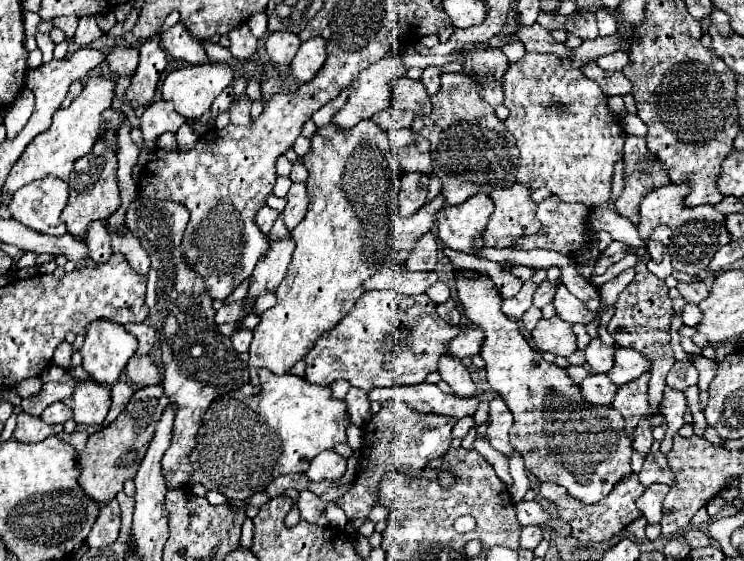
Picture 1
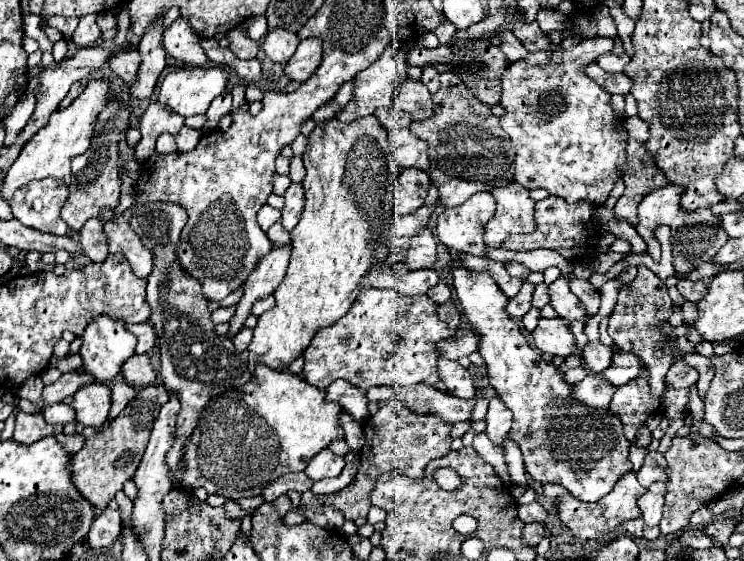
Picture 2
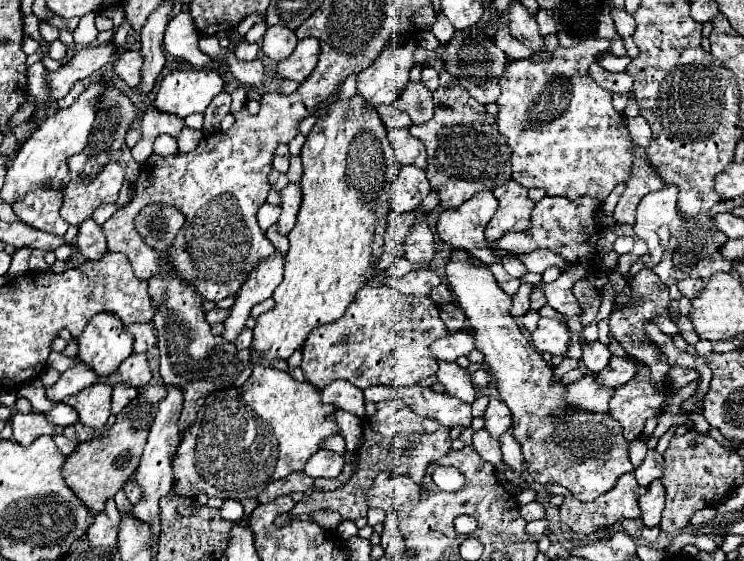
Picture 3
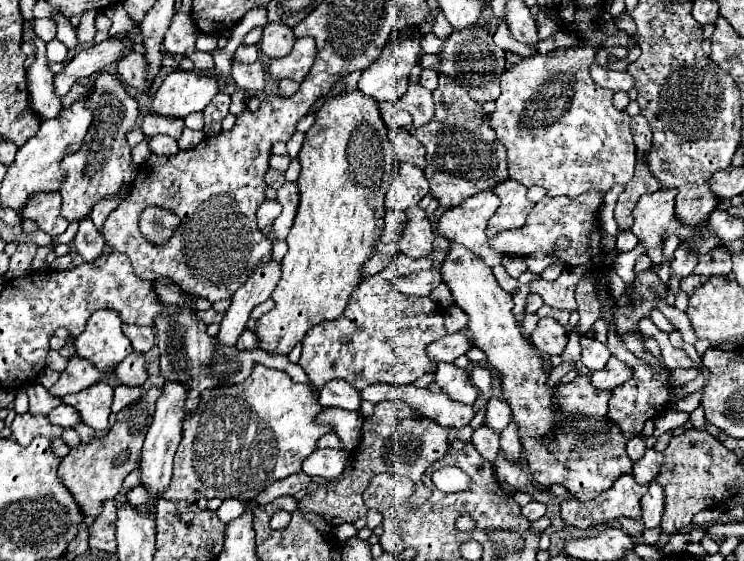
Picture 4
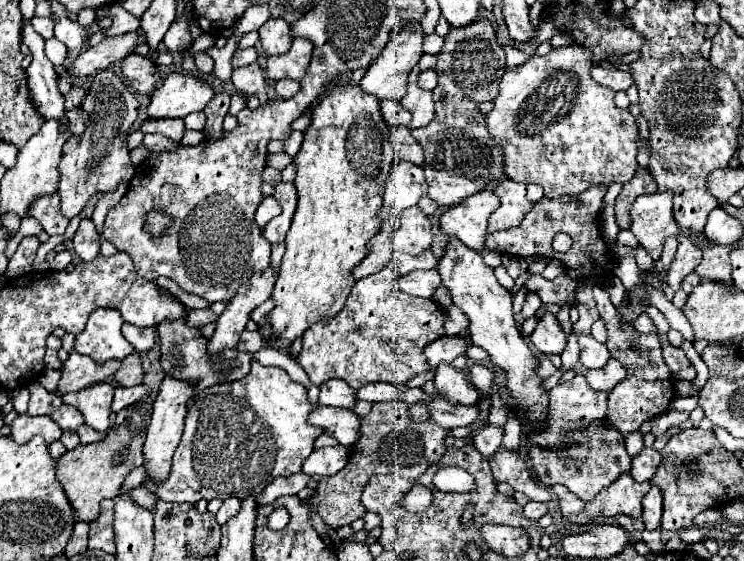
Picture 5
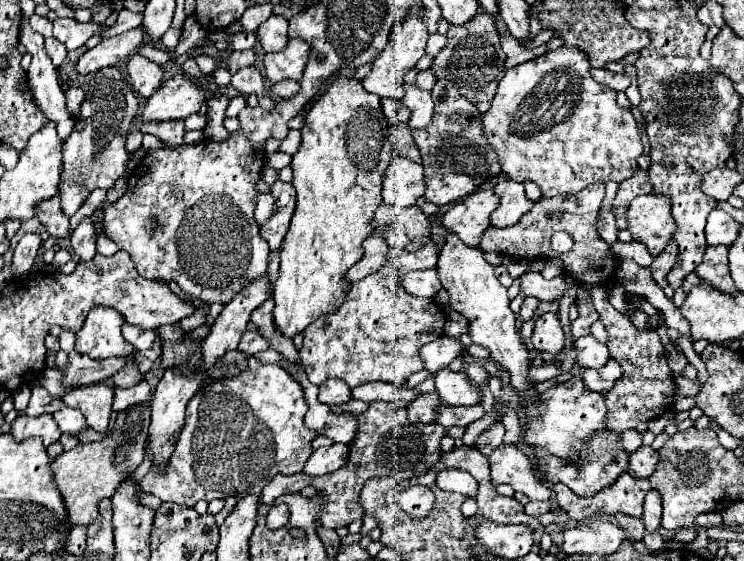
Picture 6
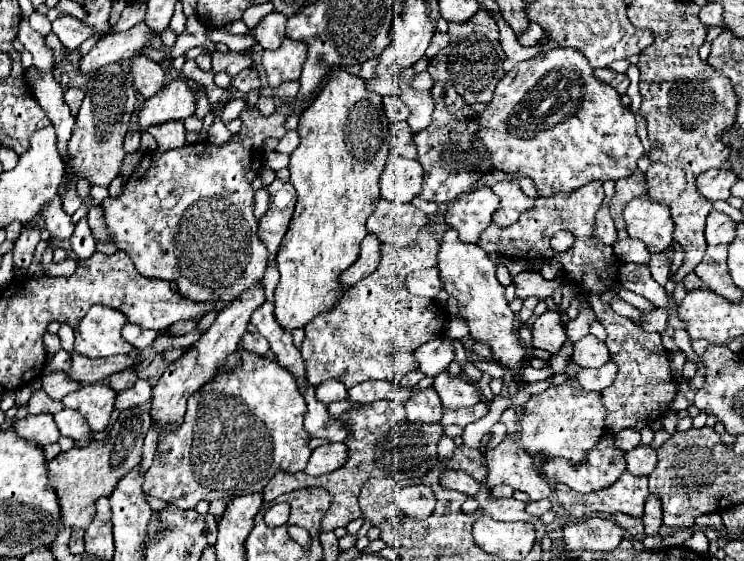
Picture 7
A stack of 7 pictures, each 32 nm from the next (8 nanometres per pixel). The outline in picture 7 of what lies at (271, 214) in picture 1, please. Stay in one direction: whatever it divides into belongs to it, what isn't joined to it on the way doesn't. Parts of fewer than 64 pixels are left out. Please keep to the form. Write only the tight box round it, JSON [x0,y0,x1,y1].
[254,190,270,220]

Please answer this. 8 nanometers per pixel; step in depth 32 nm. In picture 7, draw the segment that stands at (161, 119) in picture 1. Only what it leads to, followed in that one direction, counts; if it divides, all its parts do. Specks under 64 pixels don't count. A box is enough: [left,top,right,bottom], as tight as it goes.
[148,122,186,150]

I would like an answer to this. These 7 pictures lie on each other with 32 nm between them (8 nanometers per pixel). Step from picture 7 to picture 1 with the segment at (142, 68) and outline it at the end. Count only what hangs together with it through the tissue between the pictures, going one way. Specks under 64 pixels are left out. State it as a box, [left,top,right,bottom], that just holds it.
[106,46,138,76]

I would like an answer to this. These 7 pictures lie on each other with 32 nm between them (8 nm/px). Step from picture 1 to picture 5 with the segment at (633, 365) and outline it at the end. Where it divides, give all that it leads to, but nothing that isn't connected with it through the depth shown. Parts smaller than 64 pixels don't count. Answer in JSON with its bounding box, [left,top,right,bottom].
[586,358,628,392]

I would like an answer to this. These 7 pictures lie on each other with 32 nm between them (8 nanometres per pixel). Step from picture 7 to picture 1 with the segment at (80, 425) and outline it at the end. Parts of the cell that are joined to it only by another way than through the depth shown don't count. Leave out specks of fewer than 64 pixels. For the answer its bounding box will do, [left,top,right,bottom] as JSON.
[40,402,72,424]

